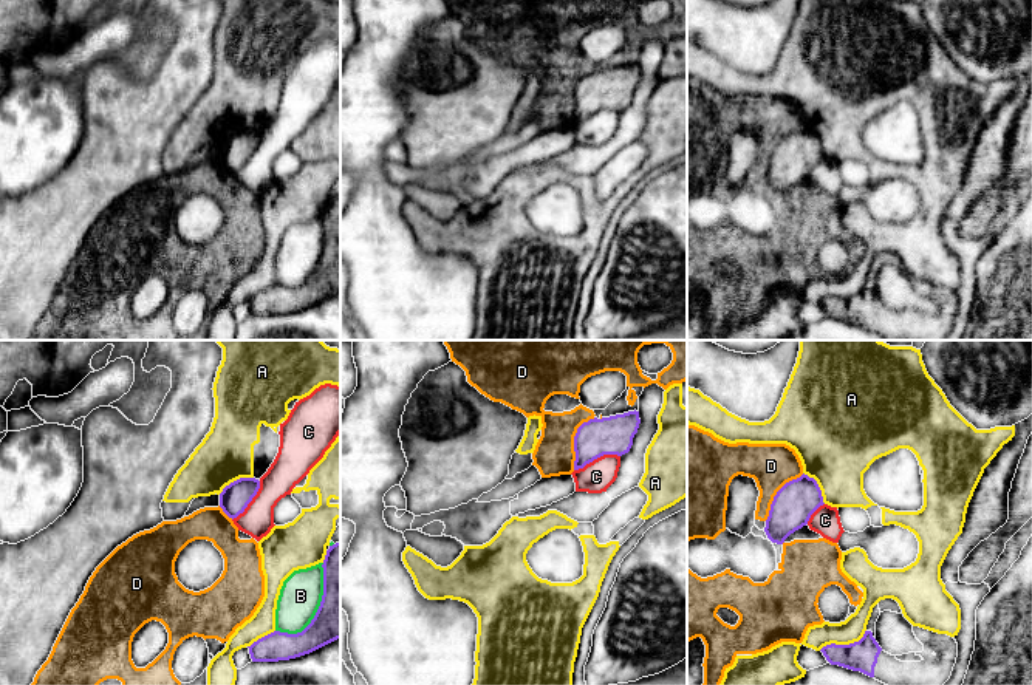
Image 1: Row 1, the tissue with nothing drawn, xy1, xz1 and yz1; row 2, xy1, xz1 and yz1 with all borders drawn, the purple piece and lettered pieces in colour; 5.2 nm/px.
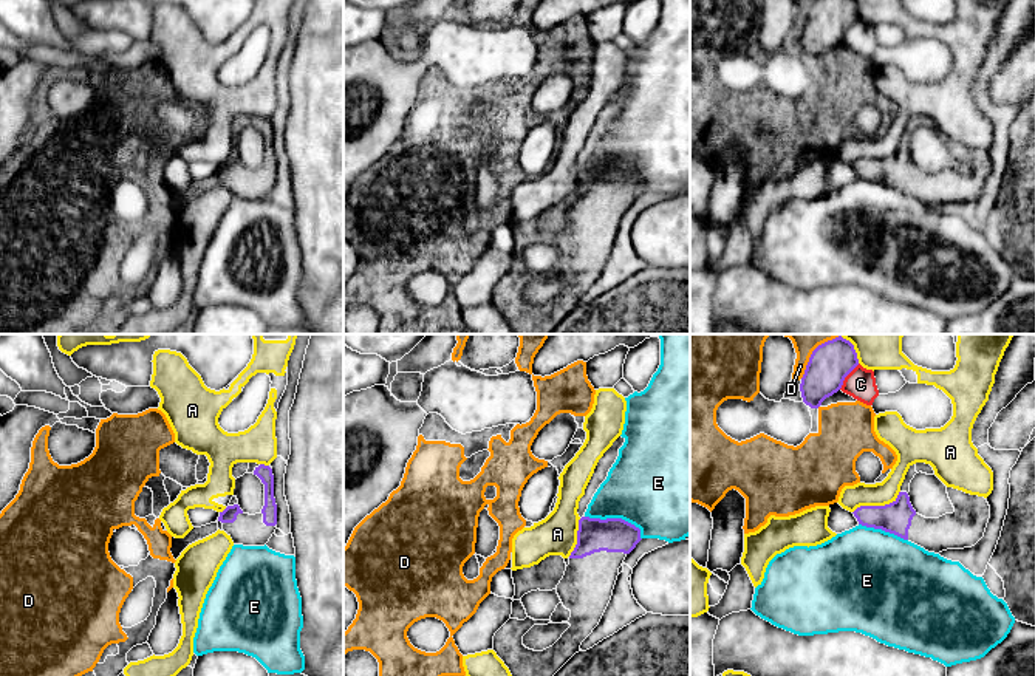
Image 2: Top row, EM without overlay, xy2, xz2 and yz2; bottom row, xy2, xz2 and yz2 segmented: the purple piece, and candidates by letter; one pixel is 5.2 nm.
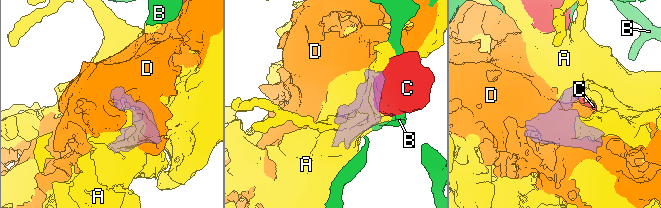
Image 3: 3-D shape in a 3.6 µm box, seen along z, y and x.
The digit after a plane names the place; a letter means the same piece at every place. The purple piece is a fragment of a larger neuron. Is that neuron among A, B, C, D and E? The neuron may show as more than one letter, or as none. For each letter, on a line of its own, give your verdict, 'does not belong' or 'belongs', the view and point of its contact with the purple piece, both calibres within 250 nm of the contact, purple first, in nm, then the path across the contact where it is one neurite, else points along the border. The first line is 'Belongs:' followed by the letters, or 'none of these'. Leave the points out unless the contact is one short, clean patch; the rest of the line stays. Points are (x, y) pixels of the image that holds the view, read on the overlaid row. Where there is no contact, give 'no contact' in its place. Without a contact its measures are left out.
Belongs: none of these
A: does not belong; meets purple in yz2 at (877, 506); 160 nm thick on the purple side, 130 nm on the other
B: does not belong; meets purple in xy1 at (317, 610); 240 nm thick on the purple side, 220 nm on the other
C: does not belong; meets purple in xz1 at (596, 458); 200 nm thick on the purple side, 160 nm on the other; border along xz1 (619, 455), (601, 455), (574, 470)
D: does not belong; meets purple in xz1 at (574, 441); 200 nm thick on the purple side, 220 nm on the other
E: does not belong; meets purple in xz2 at (618, 518); 180 nm thick on the purple side, 460 nm on the other

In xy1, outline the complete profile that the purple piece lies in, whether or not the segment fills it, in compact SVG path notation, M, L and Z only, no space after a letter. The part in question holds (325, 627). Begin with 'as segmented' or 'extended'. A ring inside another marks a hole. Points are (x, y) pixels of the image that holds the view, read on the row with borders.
as segmented; M340 543L323 560L323 595L311 623L297 634L274 631L249 648L252 662L279 662L309 654L340 639Z

